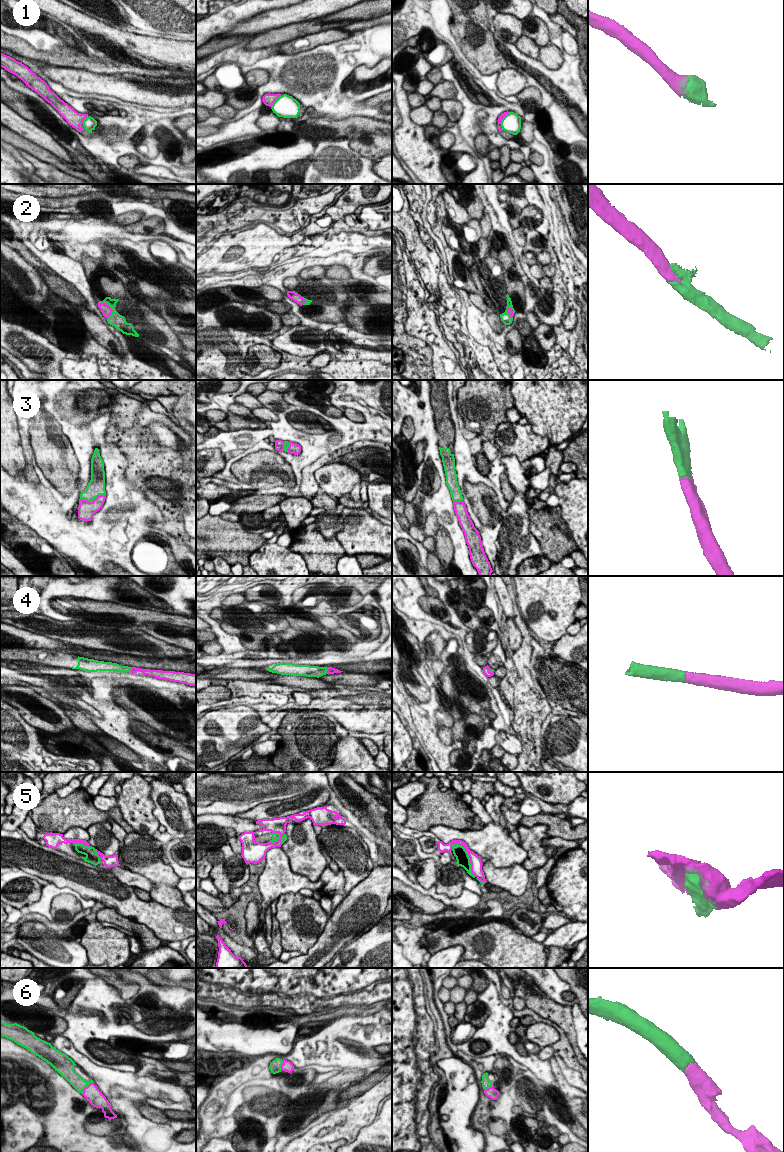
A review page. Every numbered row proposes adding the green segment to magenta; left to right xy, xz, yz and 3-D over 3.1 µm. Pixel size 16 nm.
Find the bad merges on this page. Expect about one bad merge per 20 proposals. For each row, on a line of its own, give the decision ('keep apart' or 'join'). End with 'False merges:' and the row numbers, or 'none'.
1: join
2: join
3: join
4: join
5: join
6: join
False merges: none

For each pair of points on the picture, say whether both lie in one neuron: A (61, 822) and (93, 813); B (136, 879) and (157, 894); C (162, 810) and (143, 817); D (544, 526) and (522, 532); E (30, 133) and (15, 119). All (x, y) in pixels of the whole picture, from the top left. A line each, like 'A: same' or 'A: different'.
A: same
B: different
C: different
D: different
E: same

